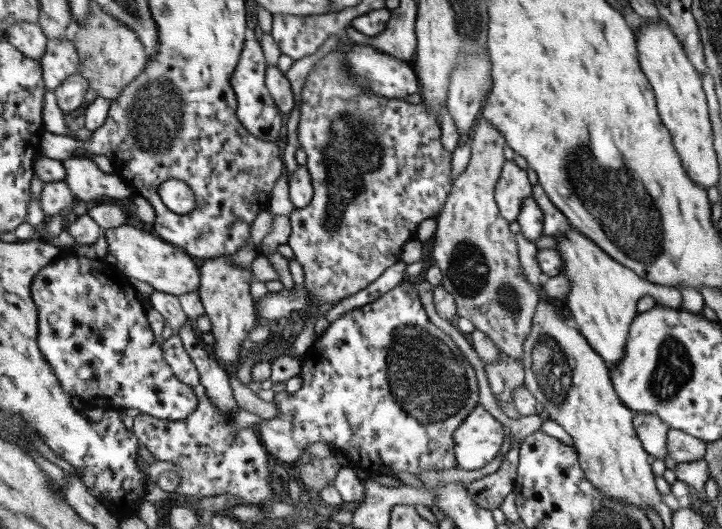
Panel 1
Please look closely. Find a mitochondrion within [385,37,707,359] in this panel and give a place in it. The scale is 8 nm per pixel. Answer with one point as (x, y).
(639, 234)

